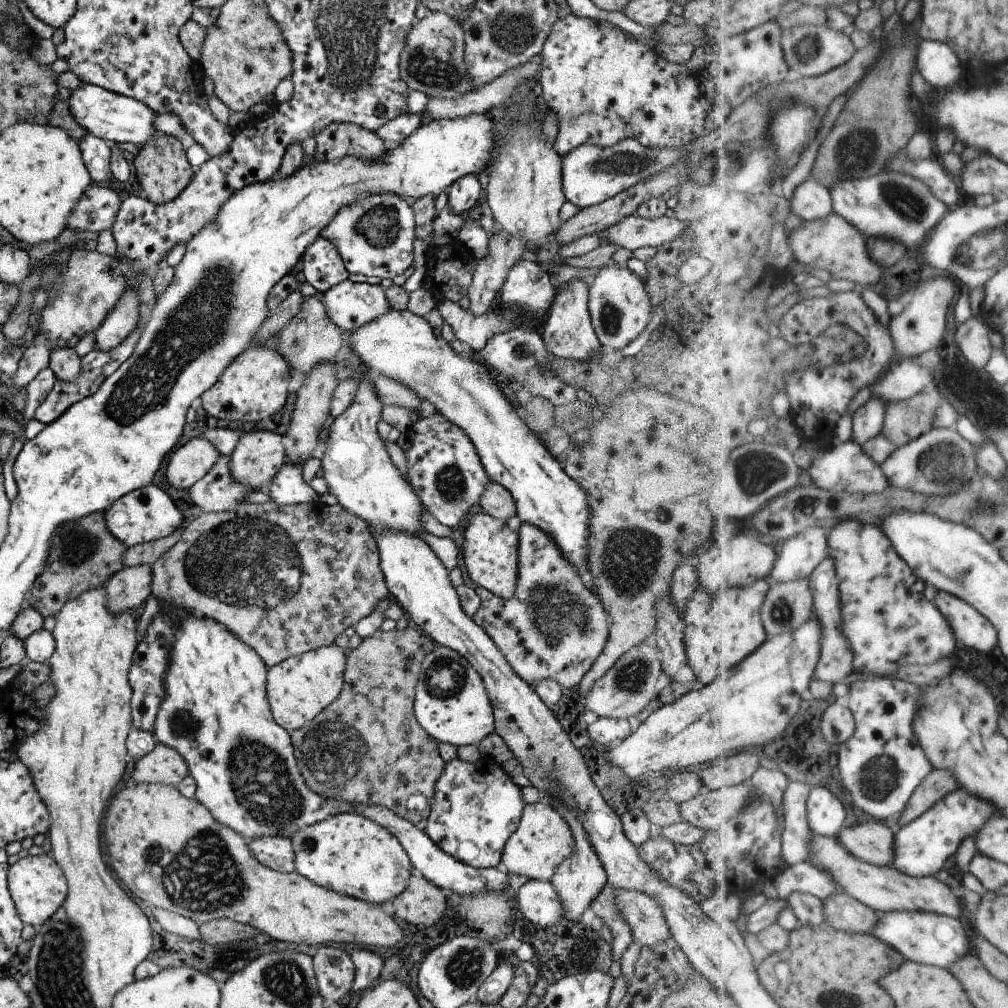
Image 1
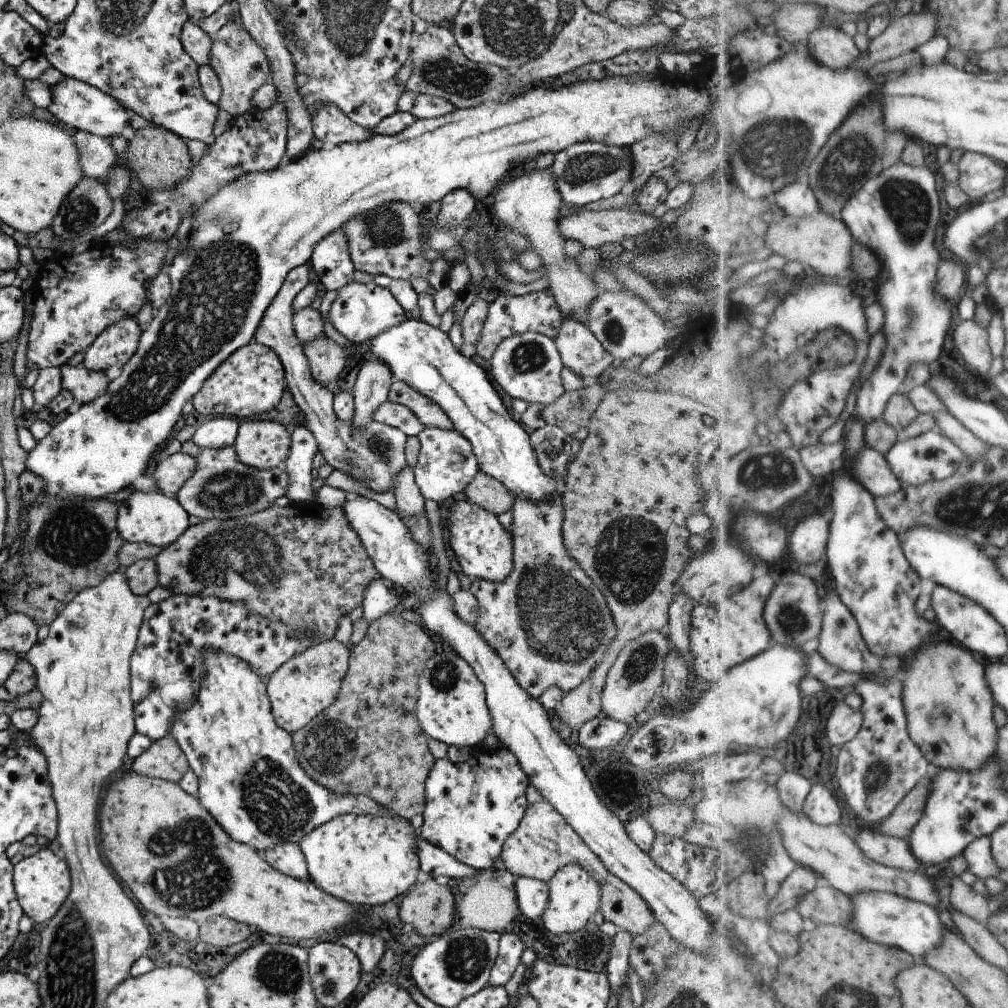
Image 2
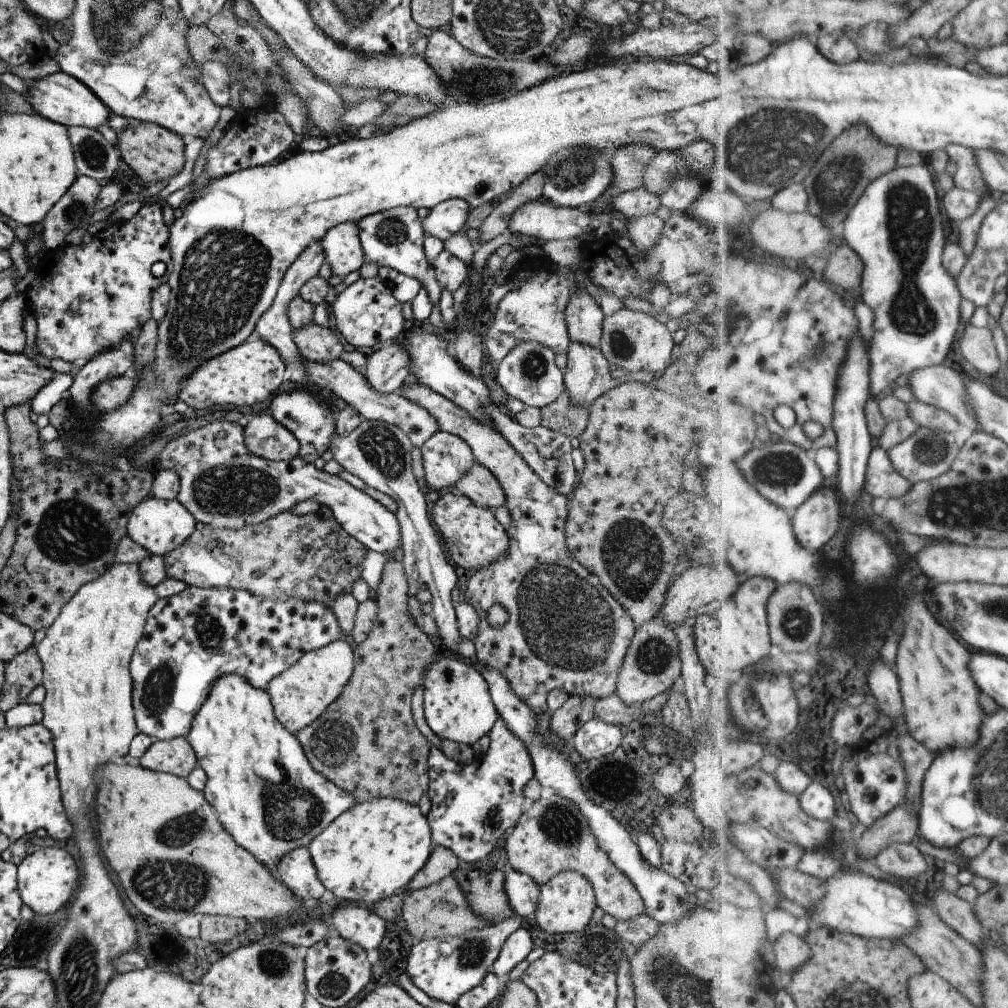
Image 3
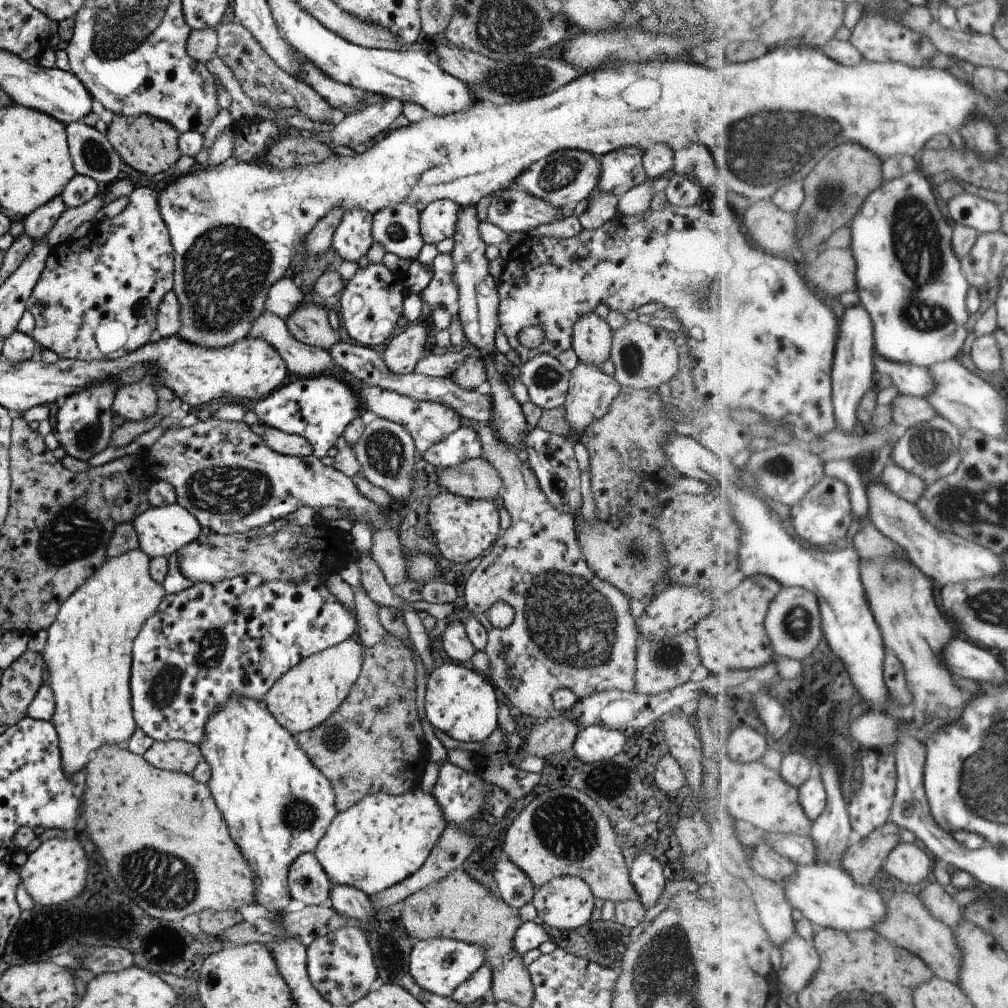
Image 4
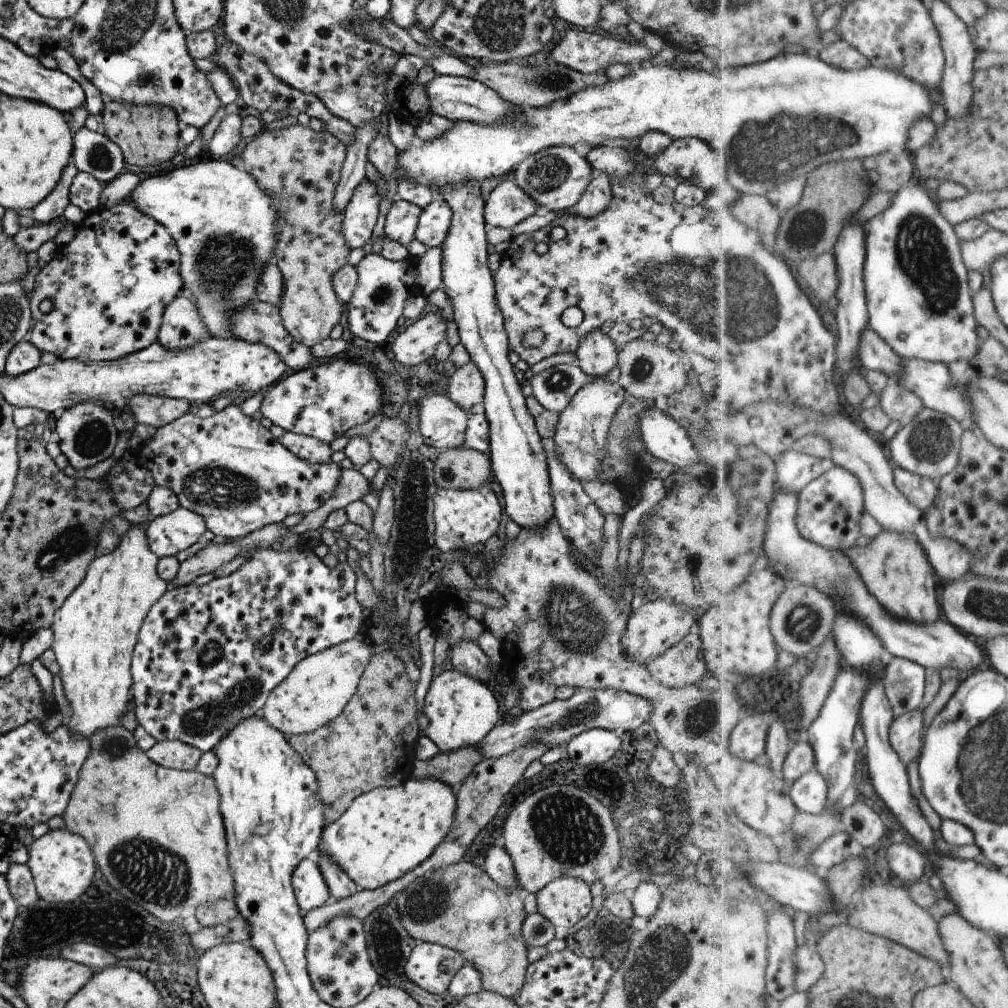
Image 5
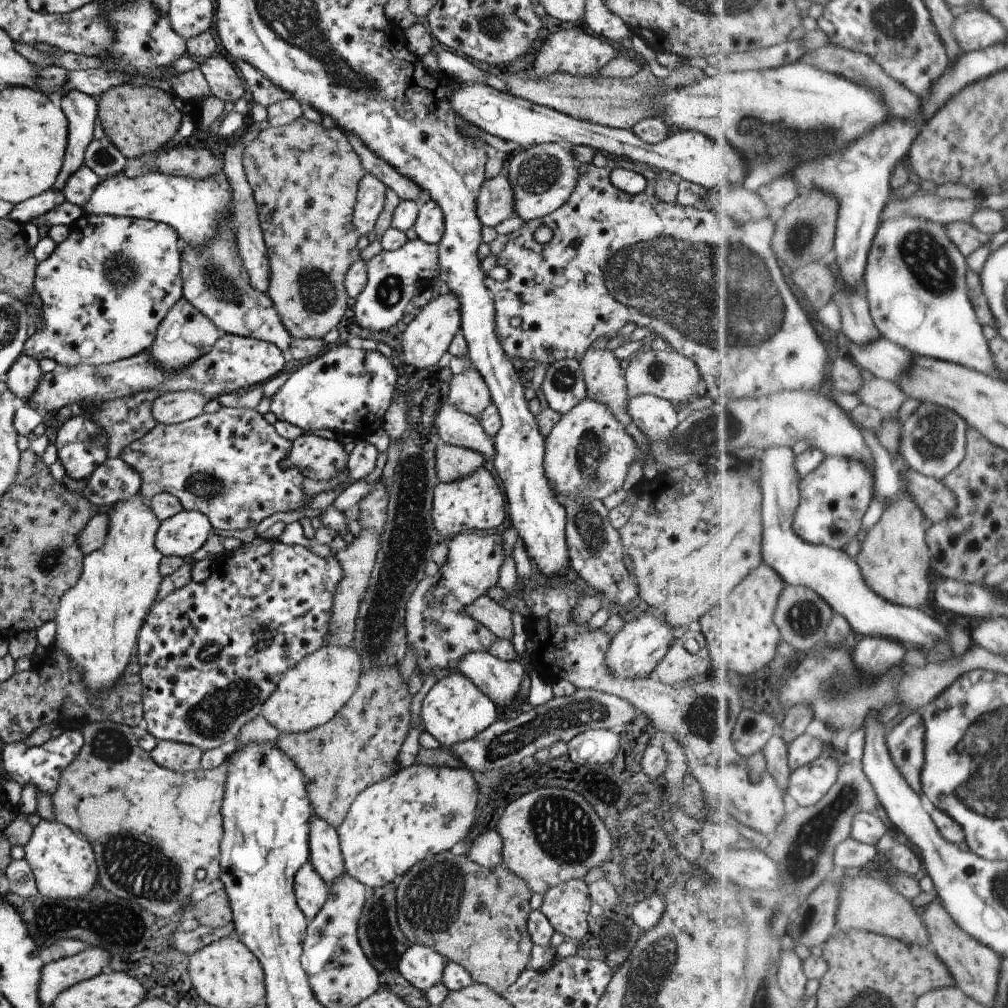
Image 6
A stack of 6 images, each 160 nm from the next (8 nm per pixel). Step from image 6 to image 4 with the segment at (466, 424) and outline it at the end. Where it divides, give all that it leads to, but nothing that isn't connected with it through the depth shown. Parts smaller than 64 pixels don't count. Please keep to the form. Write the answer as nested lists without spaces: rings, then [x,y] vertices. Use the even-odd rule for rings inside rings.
[[[362,384],[362,389],[357,398],[360,398],[362,411],[369,410],[379,418],[404,426],[413,439],[414,447],[420,454],[447,438],[449,434],[460,427],[460,416],[452,408],[435,401],[413,400],[411,397],[383,390],[379,387],[369,387],[365,384]]]

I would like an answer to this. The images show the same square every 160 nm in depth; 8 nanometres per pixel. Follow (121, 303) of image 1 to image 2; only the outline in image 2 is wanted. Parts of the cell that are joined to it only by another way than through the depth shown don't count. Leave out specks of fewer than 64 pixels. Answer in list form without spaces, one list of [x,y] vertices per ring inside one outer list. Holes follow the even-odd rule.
[[[131,317],[114,322],[84,350],[81,364],[88,371],[123,366],[133,356],[141,333],[138,323]]]

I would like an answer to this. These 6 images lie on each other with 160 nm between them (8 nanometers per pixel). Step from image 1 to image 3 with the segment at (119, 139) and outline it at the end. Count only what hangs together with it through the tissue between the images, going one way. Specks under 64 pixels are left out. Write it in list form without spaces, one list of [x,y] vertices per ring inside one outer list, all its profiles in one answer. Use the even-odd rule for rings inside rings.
[[[60,70],[53,74],[32,81],[25,81],[27,92],[22,96],[33,112],[62,124],[64,127],[84,126],[95,129],[100,124],[106,124],[108,110],[99,102],[99,99],[76,78],[62,73]]]

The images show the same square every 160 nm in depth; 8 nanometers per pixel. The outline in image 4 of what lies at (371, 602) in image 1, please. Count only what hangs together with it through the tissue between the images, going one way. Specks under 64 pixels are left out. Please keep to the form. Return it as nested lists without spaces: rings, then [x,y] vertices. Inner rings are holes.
[[[277,519],[262,527],[245,531],[220,535],[219,533],[199,533],[197,538],[188,545],[177,550],[177,566],[181,576],[188,578],[192,583],[214,583],[223,579],[230,579],[237,575],[255,573],[264,581],[286,580],[296,581],[307,573],[316,574],[322,583],[331,572],[337,572],[339,564],[354,560],[354,551],[351,542],[347,542],[341,530],[326,526],[323,522],[314,522],[310,526],[294,526],[285,519]]]

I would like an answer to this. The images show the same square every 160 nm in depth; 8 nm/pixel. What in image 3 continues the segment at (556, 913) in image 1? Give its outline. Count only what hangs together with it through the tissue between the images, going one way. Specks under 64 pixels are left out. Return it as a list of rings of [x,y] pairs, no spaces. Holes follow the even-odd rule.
[[[511,867],[504,869],[504,893],[508,905],[515,915],[533,917],[539,898],[539,885],[529,876],[521,874]]]

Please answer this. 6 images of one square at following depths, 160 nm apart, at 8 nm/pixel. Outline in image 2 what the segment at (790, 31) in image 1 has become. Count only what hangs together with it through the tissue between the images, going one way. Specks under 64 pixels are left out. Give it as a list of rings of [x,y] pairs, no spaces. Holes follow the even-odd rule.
[[[833,26],[817,29],[811,34],[806,46],[813,57],[833,70],[853,66],[862,54],[853,34],[845,34],[845,30]]]

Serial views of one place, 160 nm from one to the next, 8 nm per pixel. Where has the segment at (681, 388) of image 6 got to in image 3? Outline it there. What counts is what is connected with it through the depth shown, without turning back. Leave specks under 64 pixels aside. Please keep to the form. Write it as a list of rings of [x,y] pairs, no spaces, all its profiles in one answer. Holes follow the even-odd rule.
[[[621,307],[609,317],[603,317],[598,349],[609,365],[623,368],[627,372],[646,370],[654,373],[665,371],[671,364],[670,350],[677,339],[677,336],[670,333],[664,324],[648,316],[647,313]]]

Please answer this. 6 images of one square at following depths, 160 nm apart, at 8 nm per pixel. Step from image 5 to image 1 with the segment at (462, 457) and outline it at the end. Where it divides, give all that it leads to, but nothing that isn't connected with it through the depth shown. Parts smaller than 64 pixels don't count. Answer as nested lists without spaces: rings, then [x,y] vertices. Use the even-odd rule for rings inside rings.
[[[489,481],[479,496],[479,510],[497,520],[507,522],[508,518],[516,515],[512,496],[495,481]]]

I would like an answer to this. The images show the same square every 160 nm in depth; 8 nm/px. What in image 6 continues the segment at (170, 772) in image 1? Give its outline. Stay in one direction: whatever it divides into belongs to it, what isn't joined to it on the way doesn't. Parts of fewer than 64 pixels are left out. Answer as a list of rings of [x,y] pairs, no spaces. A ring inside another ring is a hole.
[[[157,741],[148,755],[157,766],[178,773],[192,773],[200,768],[202,750],[185,743]]]

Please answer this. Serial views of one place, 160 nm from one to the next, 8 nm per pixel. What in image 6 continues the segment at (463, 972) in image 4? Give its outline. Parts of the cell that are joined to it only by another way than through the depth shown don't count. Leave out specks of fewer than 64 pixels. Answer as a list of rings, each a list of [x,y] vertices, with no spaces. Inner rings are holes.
[[[409,945],[399,960],[400,975],[416,989],[425,989],[440,982],[444,958],[435,949],[423,945]]]

